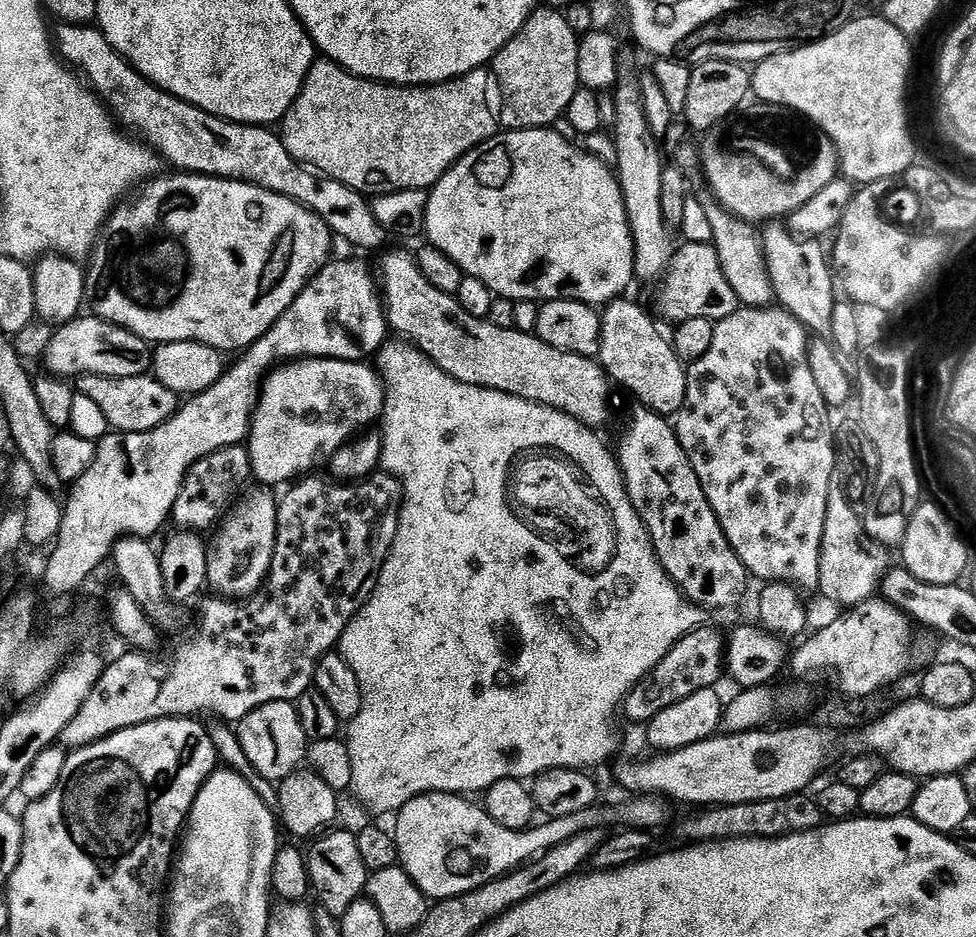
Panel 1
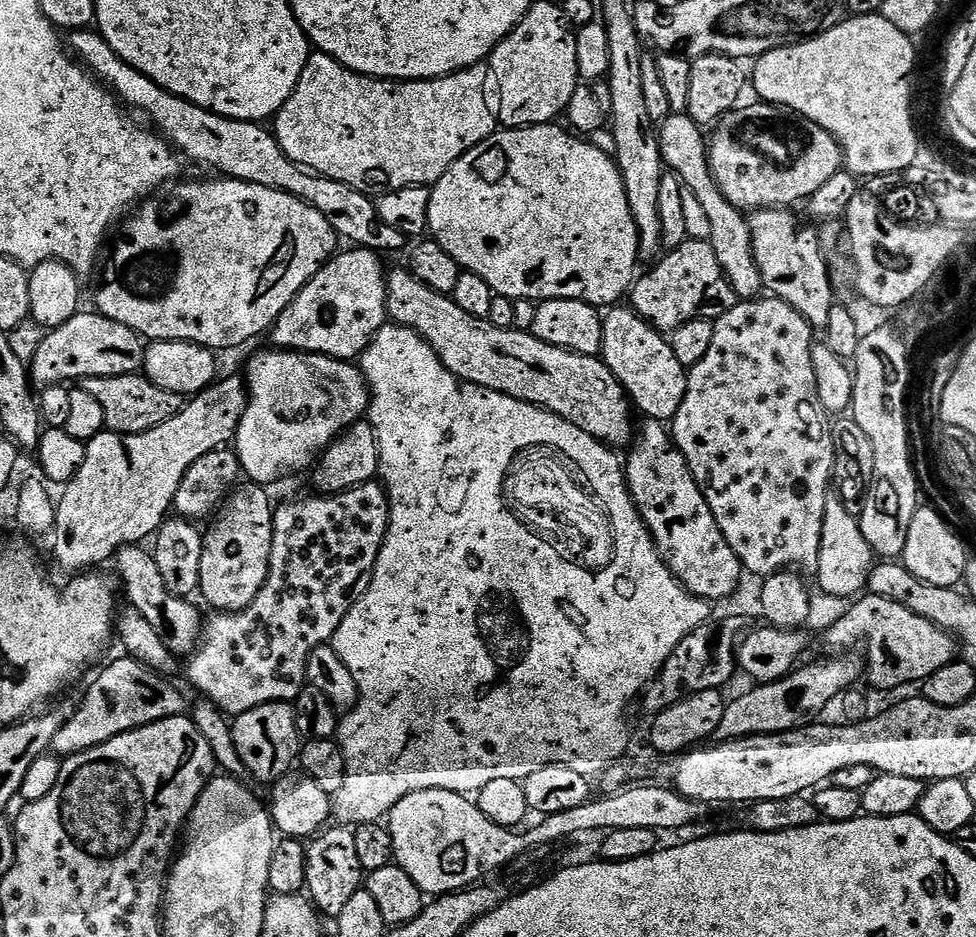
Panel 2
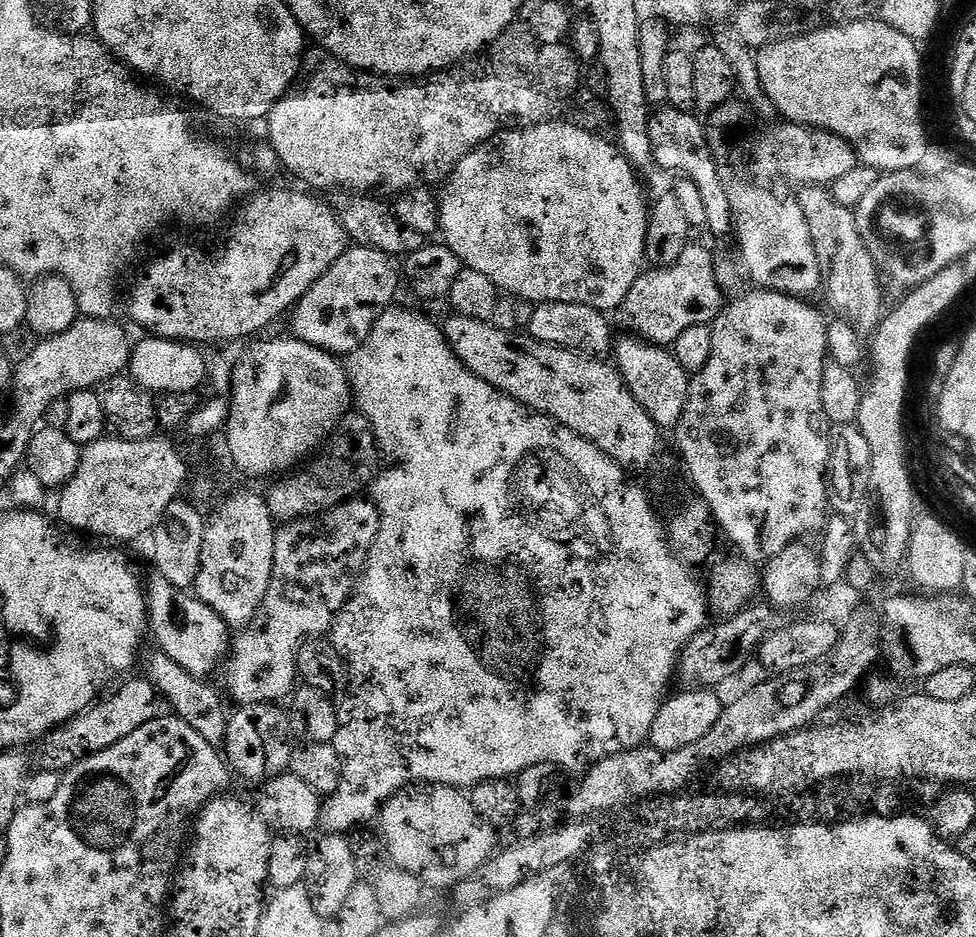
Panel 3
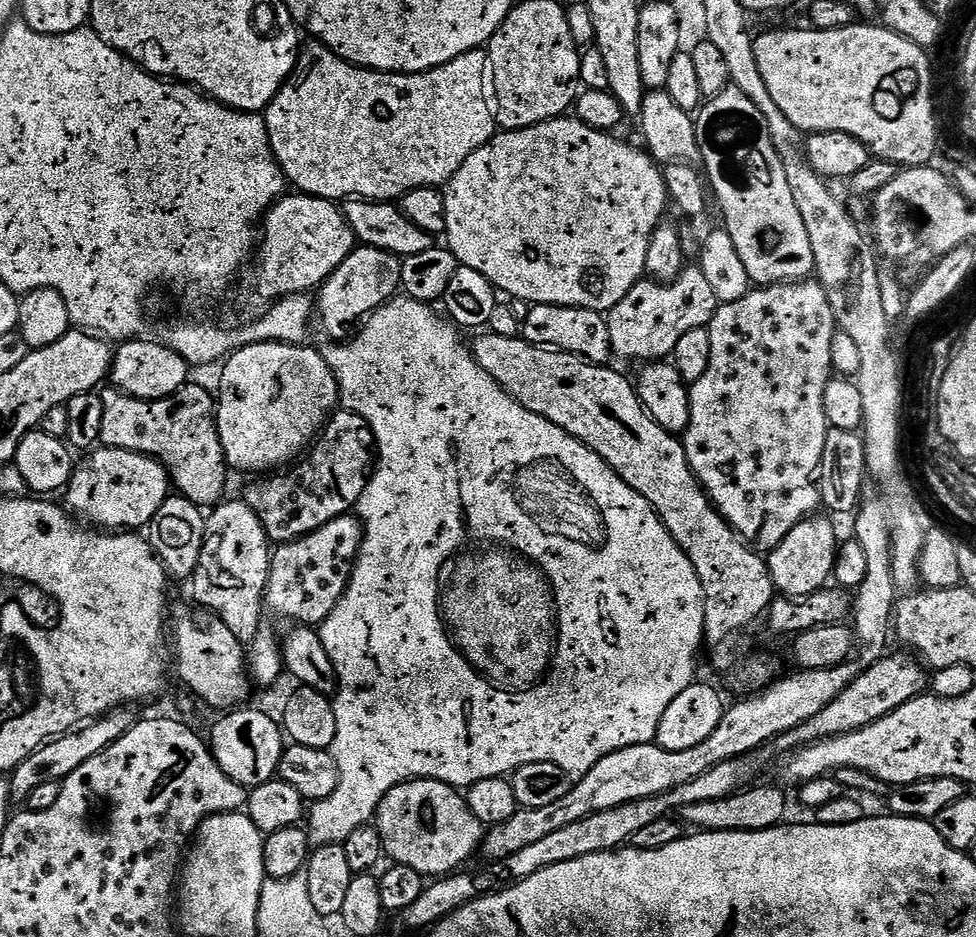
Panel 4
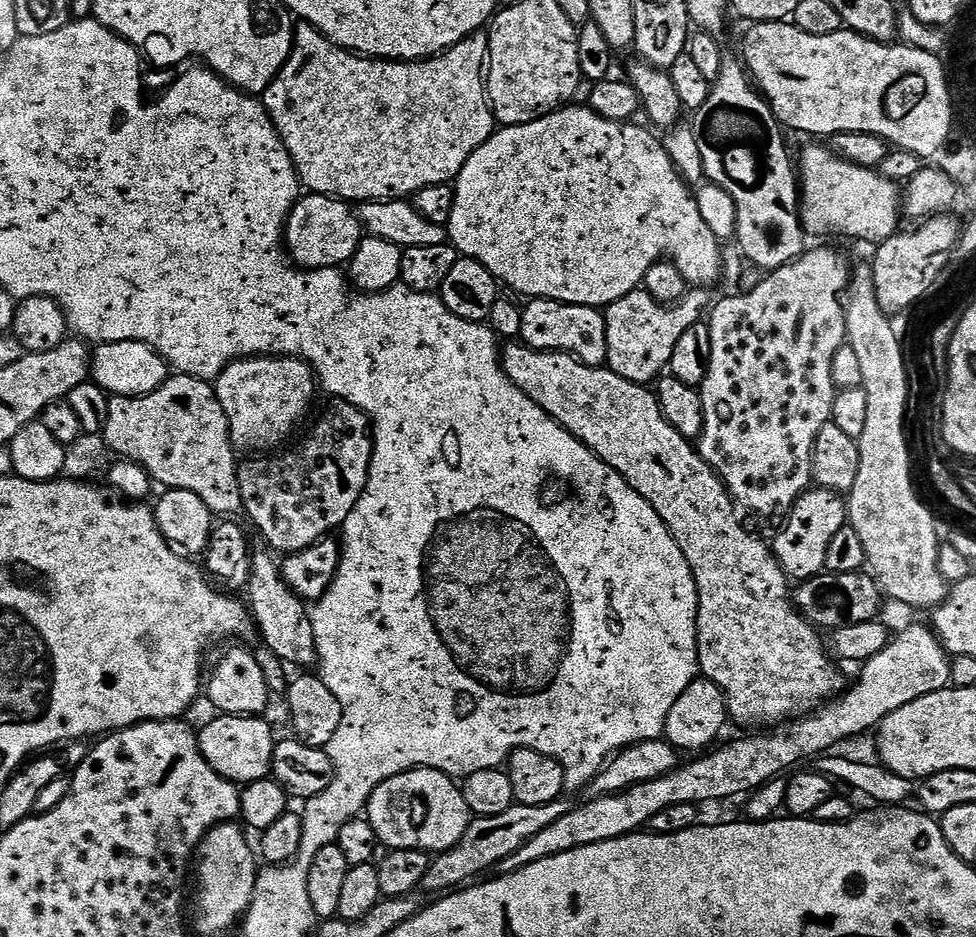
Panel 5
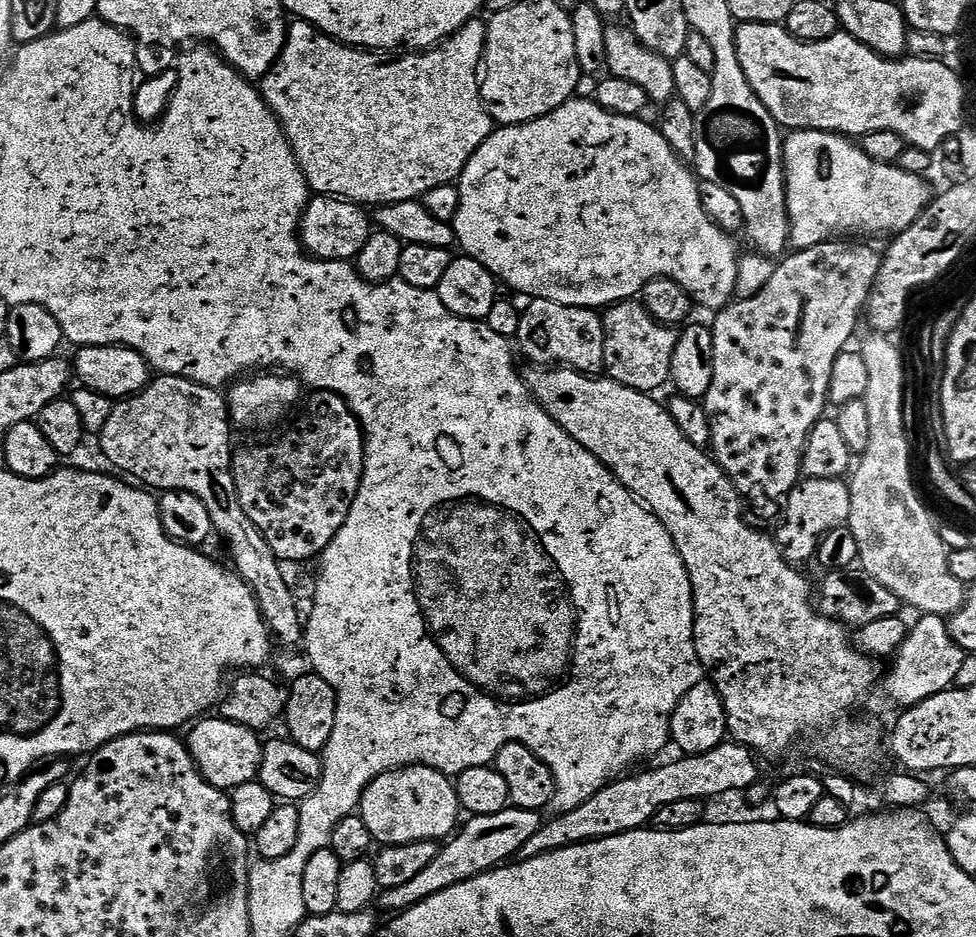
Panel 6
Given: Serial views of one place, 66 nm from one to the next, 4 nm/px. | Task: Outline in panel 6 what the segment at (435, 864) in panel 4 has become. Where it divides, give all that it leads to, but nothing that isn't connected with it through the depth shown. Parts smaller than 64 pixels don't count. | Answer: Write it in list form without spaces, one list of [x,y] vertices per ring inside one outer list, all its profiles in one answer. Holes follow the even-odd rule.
[[[413,764],[410,768],[395,768],[392,772],[374,778],[374,782],[370,782],[370,786],[366,786],[362,794],[358,815],[366,822],[373,841],[377,845],[387,846],[422,842],[423,840],[447,841],[461,823],[462,809],[456,793],[456,785],[449,777],[436,768],[426,767],[425,764]]]

